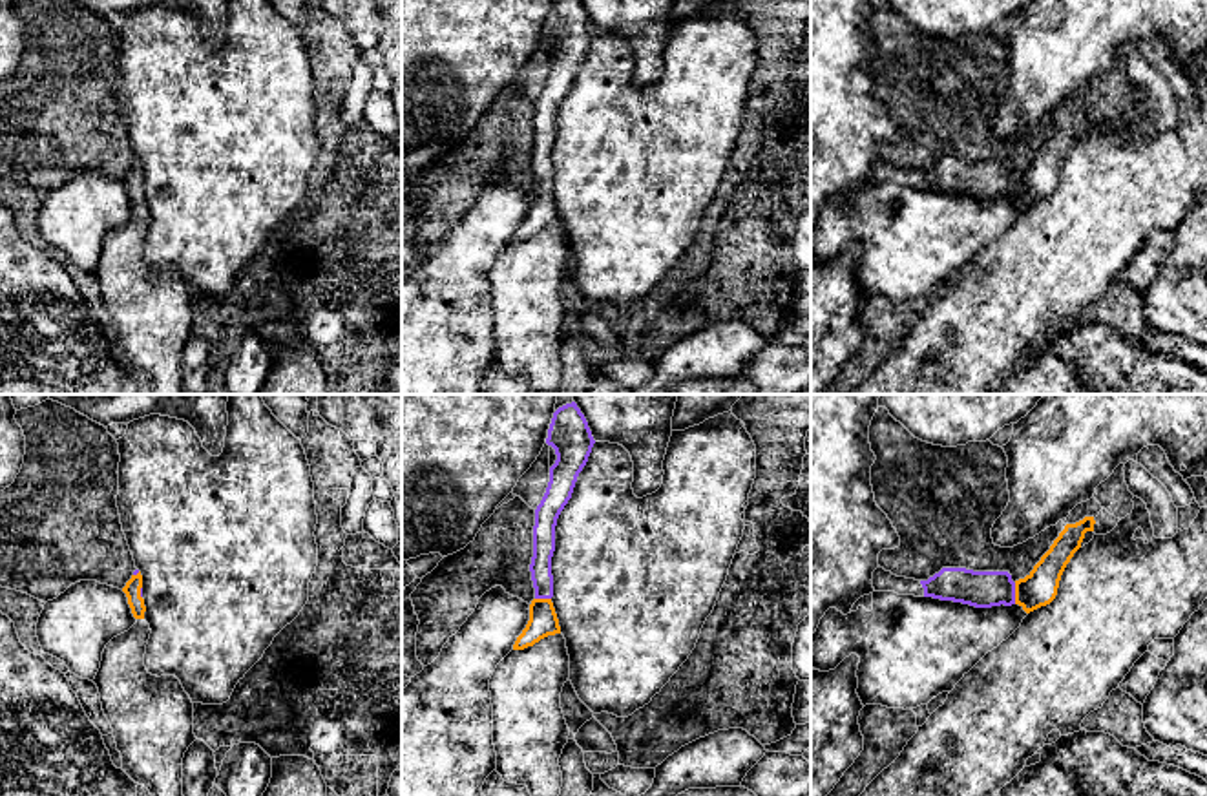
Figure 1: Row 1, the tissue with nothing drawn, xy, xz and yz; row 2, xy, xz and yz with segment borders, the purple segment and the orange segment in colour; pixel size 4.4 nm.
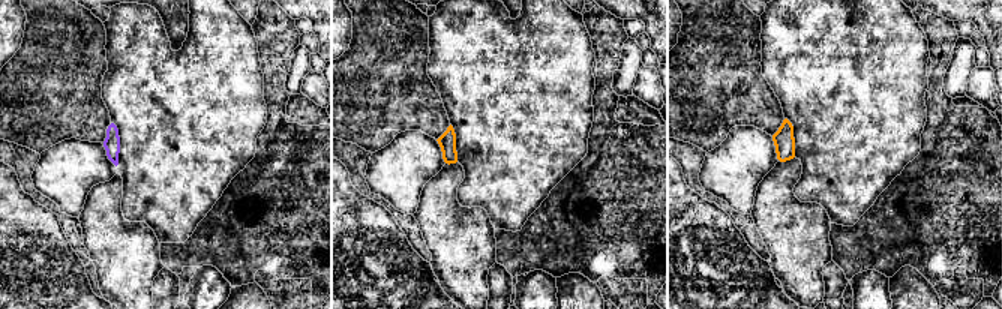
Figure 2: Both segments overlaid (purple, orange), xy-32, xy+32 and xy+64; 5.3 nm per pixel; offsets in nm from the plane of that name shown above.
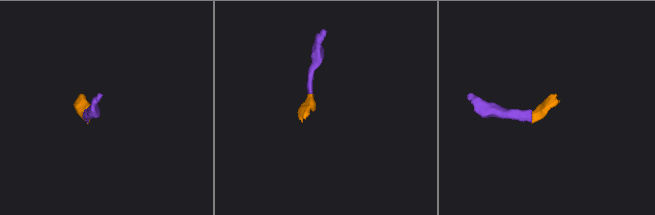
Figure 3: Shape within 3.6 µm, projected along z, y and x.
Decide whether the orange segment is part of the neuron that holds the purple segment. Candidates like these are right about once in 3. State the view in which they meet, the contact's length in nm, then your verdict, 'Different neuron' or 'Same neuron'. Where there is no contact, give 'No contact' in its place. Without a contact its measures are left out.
Touches purple in yz. Shared border 100 nm. Same neuron

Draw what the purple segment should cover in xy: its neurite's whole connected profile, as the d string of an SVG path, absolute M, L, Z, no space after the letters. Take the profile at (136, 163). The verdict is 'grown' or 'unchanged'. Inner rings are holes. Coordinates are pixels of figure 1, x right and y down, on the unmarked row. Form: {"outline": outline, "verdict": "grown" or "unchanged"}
{"outline": "M139 161L133 162L131 170L126 173L122 183L128 188L128 195L135 210L144 210L144 190L142 190L142 166Z", "verdict": "grown"}

